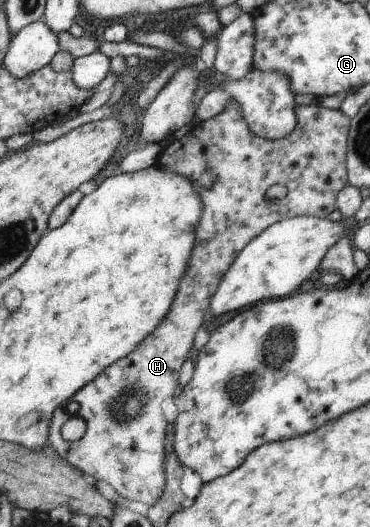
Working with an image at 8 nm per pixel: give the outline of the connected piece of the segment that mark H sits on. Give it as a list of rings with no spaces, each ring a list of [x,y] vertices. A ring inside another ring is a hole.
[[[305,100],[300,101],[296,109],[298,124],[291,135],[284,139],[267,140],[252,133],[244,121],[244,113],[240,113],[240,105],[230,101],[218,116],[190,126],[180,133],[180,137],[172,140],[157,159],[156,164],[163,169],[188,177],[188,181],[192,181],[192,185],[203,195],[205,212],[197,232],[198,249],[195,249],[196,257],[192,257],[191,271],[184,277],[175,305],[163,327],[152,333],[152,338],[140,344],[131,356],[116,361],[108,372],[76,392],[66,405],[56,408],[48,433],[50,447],[62,459],[66,459],[93,481],[106,481],[124,498],[153,506],[164,491],[164,439],[168,437],[168,429],[172,429],[172,422],[180,415],[179,405],[176,405],[180,373],[184,373],[184,361],[195,356],[193,345],[196,345],[196,337],[200,337],[200,329],[204,329],[210,321],[208,313],[212,313],[212,297],[215,296],[223,275],[231,271],[236,257],[243,249],[272,224],[302,214],[328,217],[336,209],[339,193],[348,185],[346,139],[350,118],[340,110],[329,109],[322,104],[309,104]],[[274,185],[287,187],[286,197],[270,199],[268,189]],[[72,417],[80,417],[87,425],[84,435],[76,441],[68,441],[68,433],[64,433]]]

